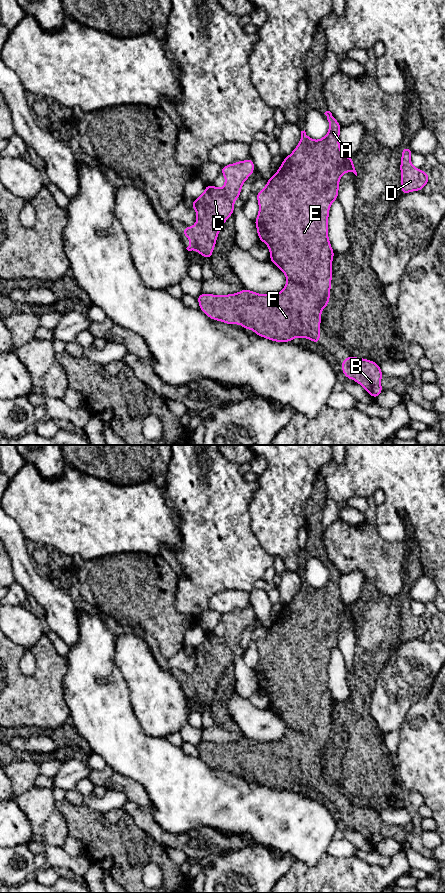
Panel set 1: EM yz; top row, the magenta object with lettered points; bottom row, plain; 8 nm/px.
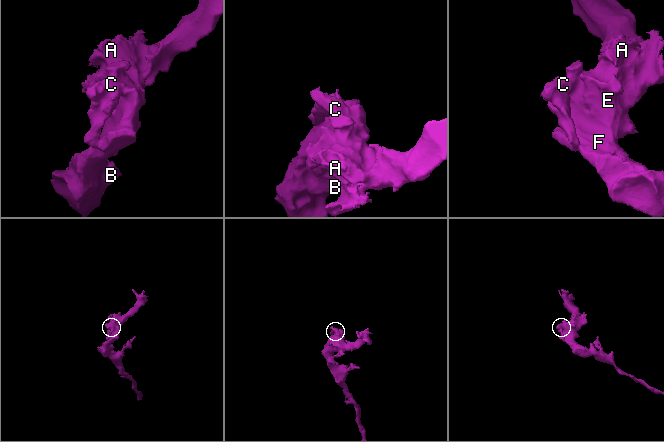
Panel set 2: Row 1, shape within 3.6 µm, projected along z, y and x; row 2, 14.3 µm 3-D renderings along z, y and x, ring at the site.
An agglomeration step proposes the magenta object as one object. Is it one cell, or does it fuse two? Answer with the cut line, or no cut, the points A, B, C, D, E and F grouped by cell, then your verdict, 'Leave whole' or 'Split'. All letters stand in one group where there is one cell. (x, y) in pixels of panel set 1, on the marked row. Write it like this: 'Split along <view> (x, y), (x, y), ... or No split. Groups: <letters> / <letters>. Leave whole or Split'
No split. Groups: A B C D E F. Leave whole

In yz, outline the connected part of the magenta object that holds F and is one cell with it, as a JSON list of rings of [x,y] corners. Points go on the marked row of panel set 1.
[[[330,111],[324,113],[327,116],[329,122],[329,131],[328,133],[320,140],[313,140],[308,137],[305,130],[301,131],[301,140],[299,144],[295,147],[292,153],[285,157],[281,166],[277,172],[267,180],[266,186],[263,190],[256,193],[257,201],[259,204],[259,213],[255,219],[255,226],[257,228],[258,239],[263,241],[269,248],[270,251],[270,261],[277,266],[286,276],[287,282],[284,289],[276,294],[259,294],[252,292],[246,288],[235,294],[228,295],[214,295],[214,294],[204,294],[201,293],[196,299],[199,303],[200,310],[205,313],[211,320],[222,321],[226,324],[234,326],[236,323],[239,323],[243,328],[250,330],[252,329],[254,333],[260,337],[264,337],[268,340],[274,342],[292,342],[294,337],[307,338],[317,345],[320,342],[320,323],[321,311],[328,306],[330,300],[330,290],[331,290],[331,281],[332,281],[332,260],[335,255],[333,251],[329,237],[328,237],[328,217],[331,203],[335,200],[338,200],[338,191],[339,191],[339,181],[342,175],[345,172],[353,172],[357,176],[357,172],[354,167],[352,157],[346,156],[340,148],[339,135],[342,126],[334,118]]]

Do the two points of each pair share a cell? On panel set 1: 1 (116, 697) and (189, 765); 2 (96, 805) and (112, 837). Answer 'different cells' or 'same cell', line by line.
1: same cell
2: different cells

